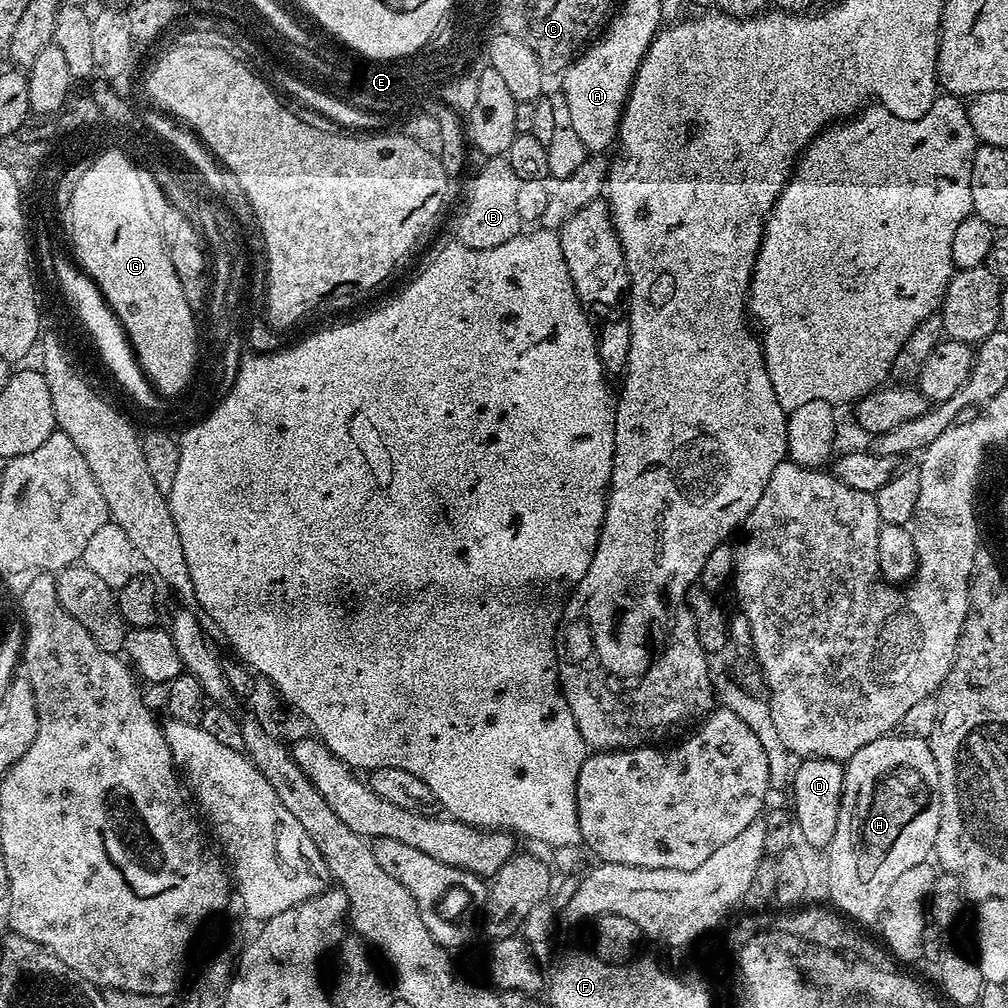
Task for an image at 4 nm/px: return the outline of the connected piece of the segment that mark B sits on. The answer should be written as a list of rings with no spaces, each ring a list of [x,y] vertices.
[[[507,155],[489,156],[479,173],[471,177],[468,197],[460,212],[460,225],[456,228],[455,239],[474,250],[490,250],[510,242],[510,238],[520,235],[522,222],[518,218],[517,195],[520,185],[518,174],[510,167]]]

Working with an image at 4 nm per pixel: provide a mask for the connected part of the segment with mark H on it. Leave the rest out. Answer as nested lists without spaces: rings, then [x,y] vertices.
[[[889,734],[879,736],[874,742],[862,746],[858,754],[854,754],[844,764],[844,789],[842,790],[842,802],[838,810],[838,826],[834,830],[834,838],[829,842],[826,849],[828,855],[828,892],[832,895],[832,900],[837,909],[849,921],[857,922],[861,920],[864,924],[875,925],[880,918],[882,902],[886,902],[886,894],[890,890],[890,885],[895,882],[905,870],[910,870],[913,866],[925,863],[933,855],[936,839],[938,838],[938,822],[940,821],[940,775],[938,774],[938,762],[934,762],[932,745],[925,737],[909,736],[907,734]]]

